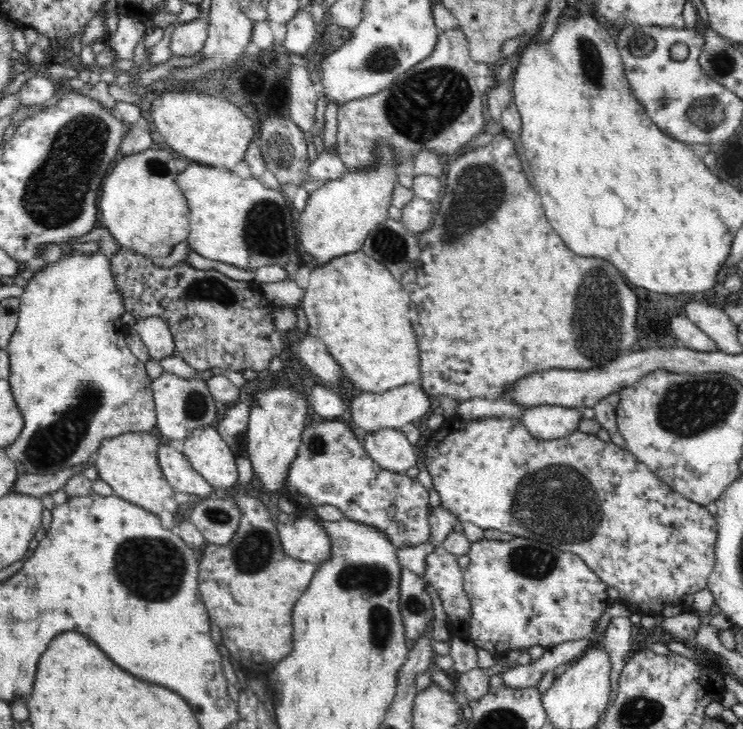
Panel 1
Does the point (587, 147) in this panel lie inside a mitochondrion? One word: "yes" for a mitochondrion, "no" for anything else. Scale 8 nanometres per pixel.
no

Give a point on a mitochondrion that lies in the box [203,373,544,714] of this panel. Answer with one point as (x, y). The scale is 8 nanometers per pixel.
(372, 580)

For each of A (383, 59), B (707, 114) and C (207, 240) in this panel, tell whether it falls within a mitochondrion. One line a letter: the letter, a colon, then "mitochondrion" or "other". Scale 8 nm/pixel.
A: mitochondrion
B: mitochondrion
C: other

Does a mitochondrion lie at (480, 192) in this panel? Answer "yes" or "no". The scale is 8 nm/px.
yes

